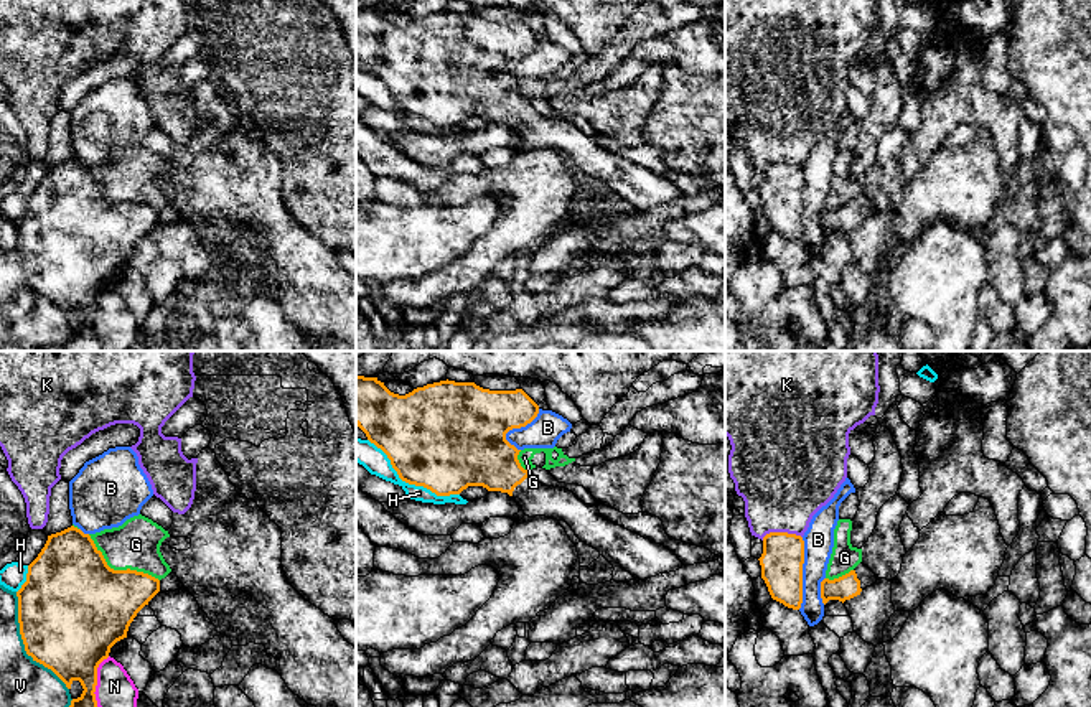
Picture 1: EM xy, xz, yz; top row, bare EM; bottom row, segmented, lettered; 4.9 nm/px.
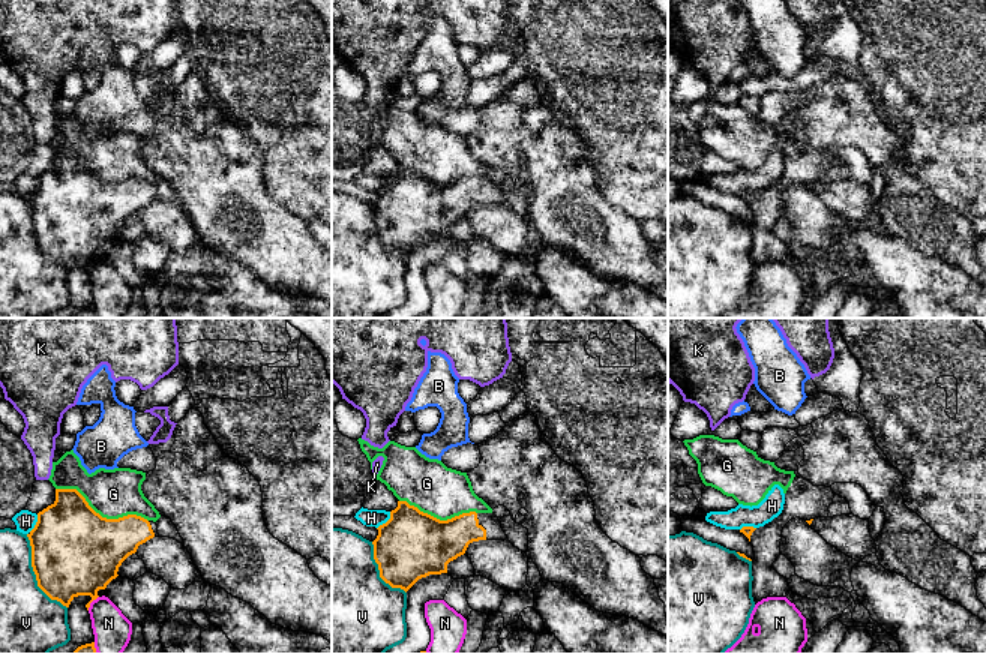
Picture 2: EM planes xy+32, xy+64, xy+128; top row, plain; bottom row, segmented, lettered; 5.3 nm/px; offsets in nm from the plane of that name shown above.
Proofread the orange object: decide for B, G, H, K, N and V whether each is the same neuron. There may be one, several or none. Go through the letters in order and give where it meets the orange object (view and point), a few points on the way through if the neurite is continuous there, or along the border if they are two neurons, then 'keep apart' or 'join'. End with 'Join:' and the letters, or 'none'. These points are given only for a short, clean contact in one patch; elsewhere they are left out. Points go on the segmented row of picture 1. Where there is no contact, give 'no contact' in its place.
B: yz (801, 574) | keep apart
G: xy (119, 571) | keep apart
H: xz (409, 483) | keep apart
K: yz (781, 533) | keep apart
N: xy (96, 681) | keep apart
V: xy (23, 643) | keep apart
Join: none

